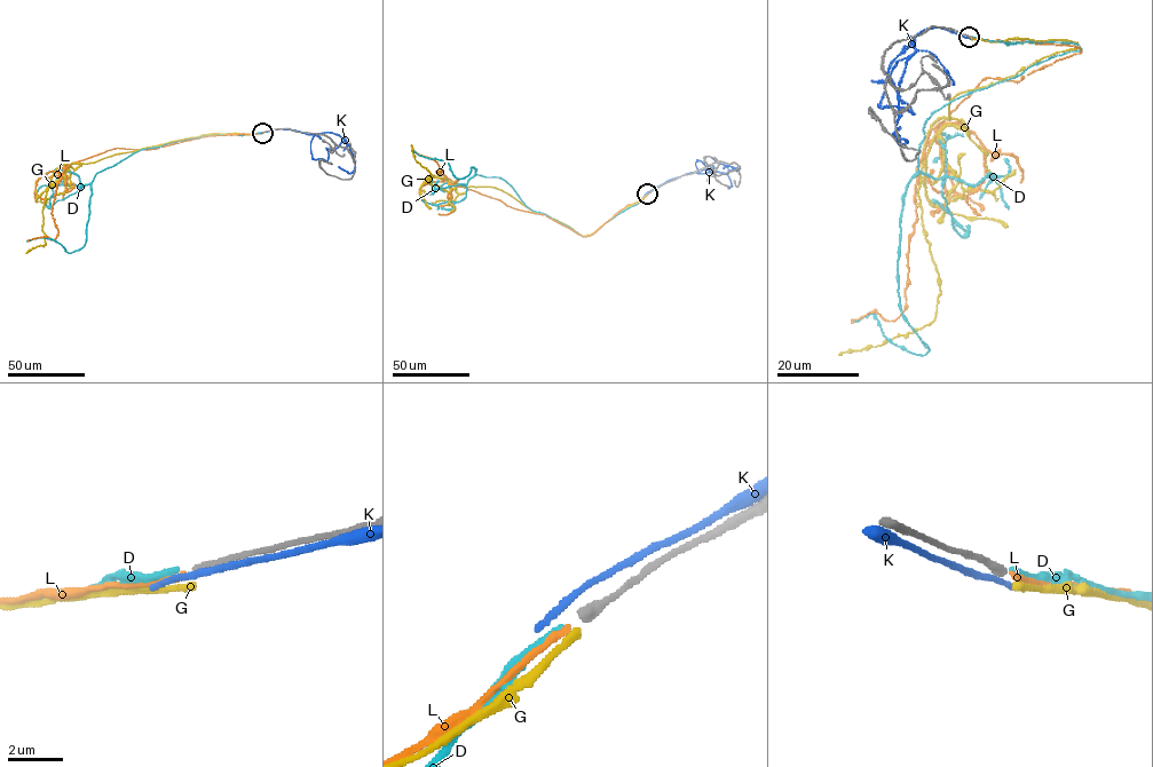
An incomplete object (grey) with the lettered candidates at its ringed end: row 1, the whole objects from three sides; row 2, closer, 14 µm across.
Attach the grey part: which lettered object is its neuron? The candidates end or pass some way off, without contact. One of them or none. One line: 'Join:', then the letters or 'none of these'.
Join: L

